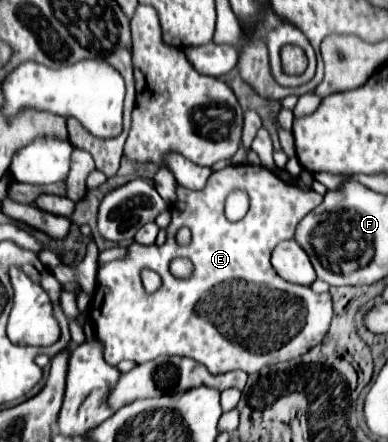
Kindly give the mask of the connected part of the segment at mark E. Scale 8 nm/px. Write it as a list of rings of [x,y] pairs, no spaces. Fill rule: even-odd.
[[[230,164],[230,166],[222,168],[220,172],[214,172],[214,174],[208,178],[206,188],[204,188],[204,190],[198,190],[198,192],[188,190],[188,188],[184,188],[184,186],[176,186],[176,202],[174,202],[172,208],[170,208],[170,212],[172,212],[172,222],[170,222],[168,228],[166,228],[166,242],[164,242],[162,246],[157,246],[156,244],[144,246],[134,242],[127,248],[128,251],[124,258],[112,260],[112,262],[108,262],[108,264],[104,264],[104,266],[98,268],[98,274],[96,274],[96,282],[98,282],[98,284],[96,284],[96,290],[94,290],[94,294],[92,294],[92,304],[90,304],[90,308],[88,308],[88,318],[92,320],[92,324],[94,324],[94,328],[96,328],[96,338],[102,340],[104,346],[106,346],[106,348],[104,348],[104,360],[106,360],[108,364],[116,366],[116,364],[122,362],[122,360],[134,360],[134,362],[140,364],[140,362],[154,360],[156,356],[188,356],[188,358],[194,358],[196,362],[204,364],[212,374],[220,374],[220,372],[228,372],[228,370],[244,370],[246,374],[252,374],[252,372],[258,372],[260,368],[264,368],[264,366],[268,366],[268,364],[272,364],[272,362],[276,364],[276,362],[286,362],[286,360],[300,358],[304,352],[308,352],[310,348],[314,348],[314,346],[324,338],[324,334],[328,332],[328,326],[330,326],[330,320],[332,320],[332,300],[330,300],[330,294],[316,294],[316,292],[312,292],[308,286],[290,284],[290,282],[282,280],[280,276],[276,276],[276,270],[274,270],[272,264],[270,264],[270,252],[274,250],[274,246],[276,246],[278,242],[288,240],[288,238],[294,238],[294,230],[296,230],[298,222],[300,222],[308,212],[312,212],[320,202],[322,202],[322,196],[316,194],[314,190],[302,190],[302,188],[298,188],[296,184],[284,182],[284,180],[282,180],[278,174],[274,174],[272,170],[268,170],[268,168],[264,168],[264,166],[252,166],[252,164],[236,164],[236,166]],[[232,190],[244,190],[244,192],[248,194],[248,198],[250,198],[248,214],[246,214],[242,220],[238,220],[238,222],[230,222],[230,220],[224,216],[224,200],[226,200],[226,196],[228,196]],[[182,226],[188,226],[188,228],[192,230],[192,242],[190,242],[190,246],[184,246],[184,248],[178,246],[178,244],[174,242],[174,234],[176,234],[178,228],[182,228]],[[174,258],[188,258],[188,260],[194,264],[194,274],[192,274],[190,278],[186,278],[186,280],[174,278],[174,276],[170,274],[170,270],[168,270],[168,264],[170,264]],[[144,268],[158,272],[160,278],[162,278],[162,288],[160,288],[158,292],[154,292],[154,294],[146,294],[146,292],[144,292],[144,286],[142,286],[142,280],[140,280],[140,272],[142,272]],[[254,284],[256,284],[260,290],[254,290],[254,288],[252,288]],[[222,330],[234,330],[234,340],[230,340],[228,336],[224,336]]]

